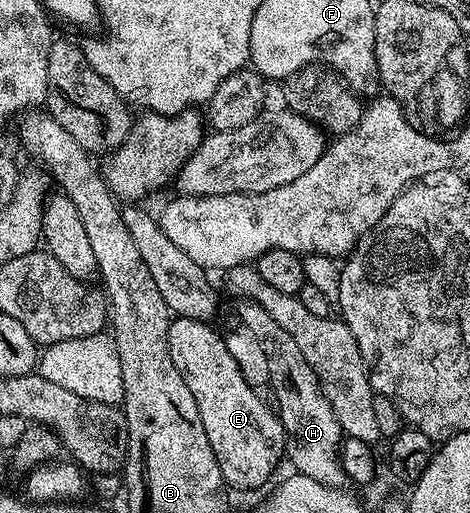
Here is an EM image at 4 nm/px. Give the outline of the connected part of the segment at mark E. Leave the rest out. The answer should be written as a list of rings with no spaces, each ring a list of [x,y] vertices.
[[[175,316],[168,331],[172,363],[176,363],[176,371],[196,399],[200,423],[204,423],[204,435],[212,443],[223,482],[229,488],[258,489],[269,479],[278,460],[283,460],[284,427],[277,412],[262,402],[263,394],[245,382],[240,367],[228,353],[223,334],[213,327],[205,321]]]

